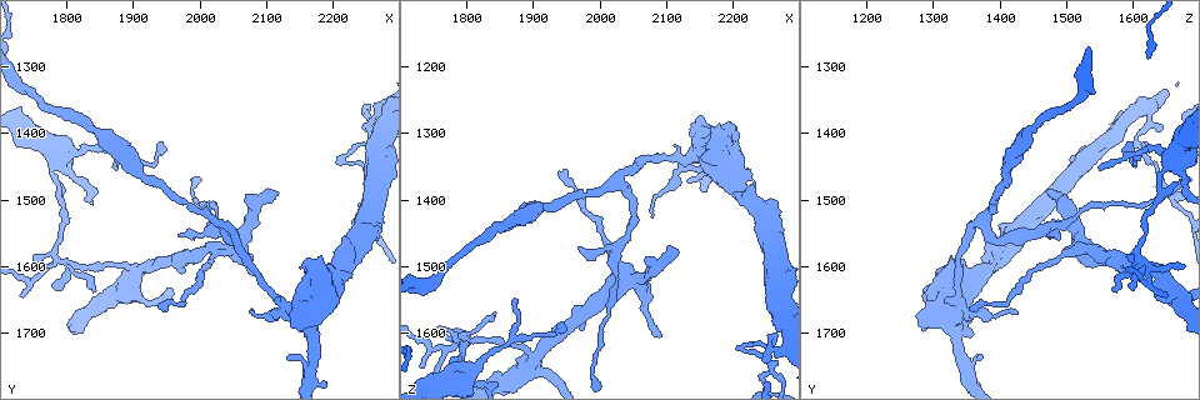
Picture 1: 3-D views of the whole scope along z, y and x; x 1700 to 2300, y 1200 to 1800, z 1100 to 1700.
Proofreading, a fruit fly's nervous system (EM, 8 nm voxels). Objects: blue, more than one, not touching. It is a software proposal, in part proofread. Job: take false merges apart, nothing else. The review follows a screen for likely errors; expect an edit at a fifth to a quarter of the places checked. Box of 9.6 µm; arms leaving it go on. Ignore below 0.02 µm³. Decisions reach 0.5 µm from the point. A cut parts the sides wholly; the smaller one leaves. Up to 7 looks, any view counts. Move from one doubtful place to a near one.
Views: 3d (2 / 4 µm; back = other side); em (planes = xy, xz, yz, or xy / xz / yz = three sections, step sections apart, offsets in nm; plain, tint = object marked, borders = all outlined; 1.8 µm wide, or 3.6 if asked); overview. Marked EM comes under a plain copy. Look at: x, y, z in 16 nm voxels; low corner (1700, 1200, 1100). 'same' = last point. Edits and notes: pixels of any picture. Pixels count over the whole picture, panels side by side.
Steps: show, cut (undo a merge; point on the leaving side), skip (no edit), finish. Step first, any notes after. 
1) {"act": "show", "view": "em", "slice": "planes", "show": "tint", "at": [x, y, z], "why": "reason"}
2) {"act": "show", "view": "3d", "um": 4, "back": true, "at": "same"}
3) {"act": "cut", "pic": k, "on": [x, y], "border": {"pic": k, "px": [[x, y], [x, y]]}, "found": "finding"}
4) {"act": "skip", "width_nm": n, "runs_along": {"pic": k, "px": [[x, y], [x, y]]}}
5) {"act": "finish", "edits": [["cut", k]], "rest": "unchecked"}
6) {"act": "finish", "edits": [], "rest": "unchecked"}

{"act": "show", "view": "em", "slice": "yz", "step": 16, "show": "tint", "at": [1785, 1590, 1610], "why": "abrupt turn"}

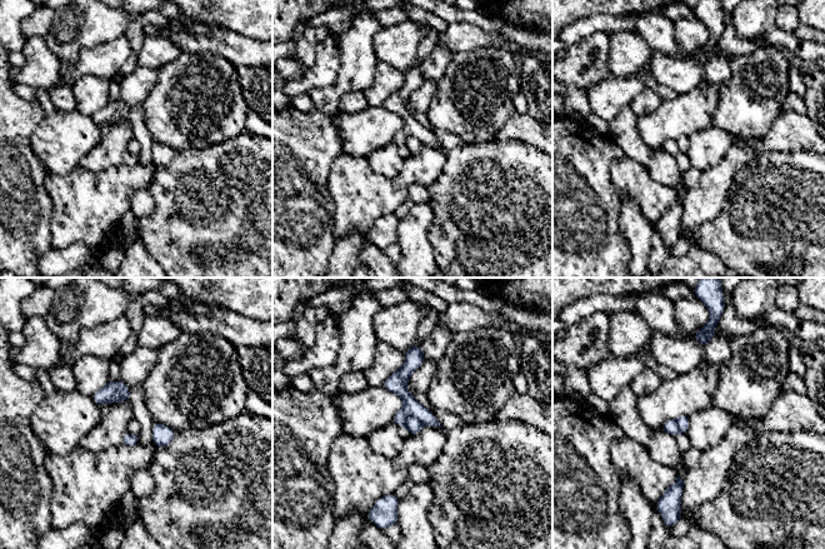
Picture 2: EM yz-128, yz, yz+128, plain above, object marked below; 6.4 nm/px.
{"act": "show", "view": "em", "slice": "planes", "show": "borders", "at": "same", "why": "cut it another way"}

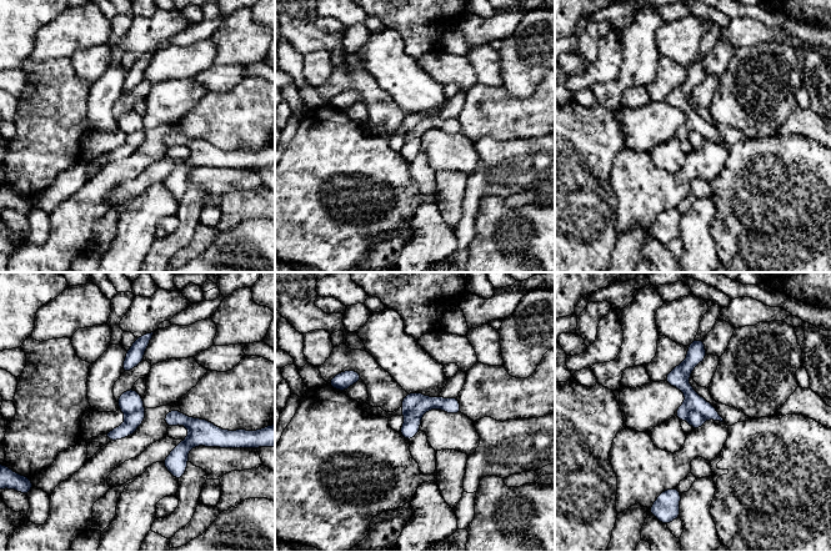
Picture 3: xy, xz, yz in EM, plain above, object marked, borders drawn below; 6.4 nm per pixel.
{"act": "cut", "pic": 3, "on": [411, 426], "found": "two neurons meet here"}

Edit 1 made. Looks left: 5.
{"act": "show", "view": "overview"}

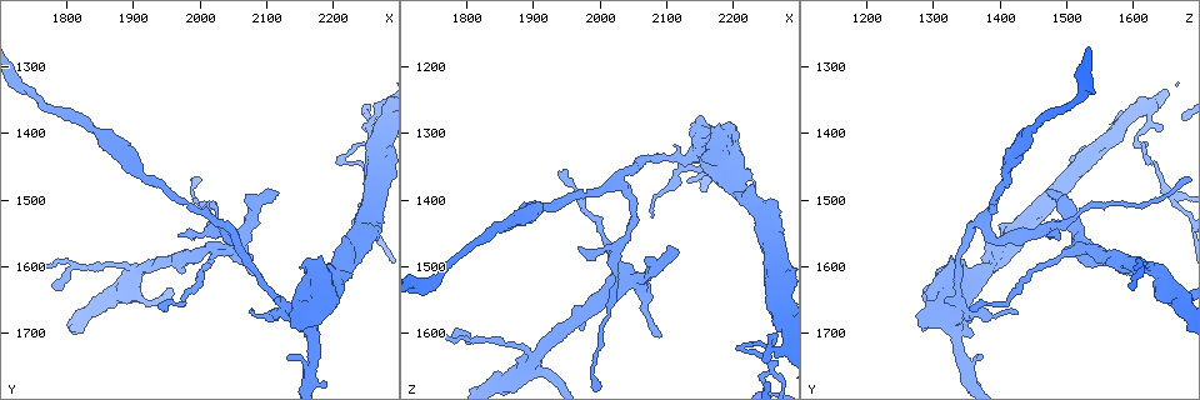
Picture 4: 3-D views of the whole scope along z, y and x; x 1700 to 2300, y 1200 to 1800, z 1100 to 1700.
{"act": "show", "view": "em", "slice": "yz", "step": 8, "show": "tint", "at": [2025, 1540, 1370], "why": "branch point"}

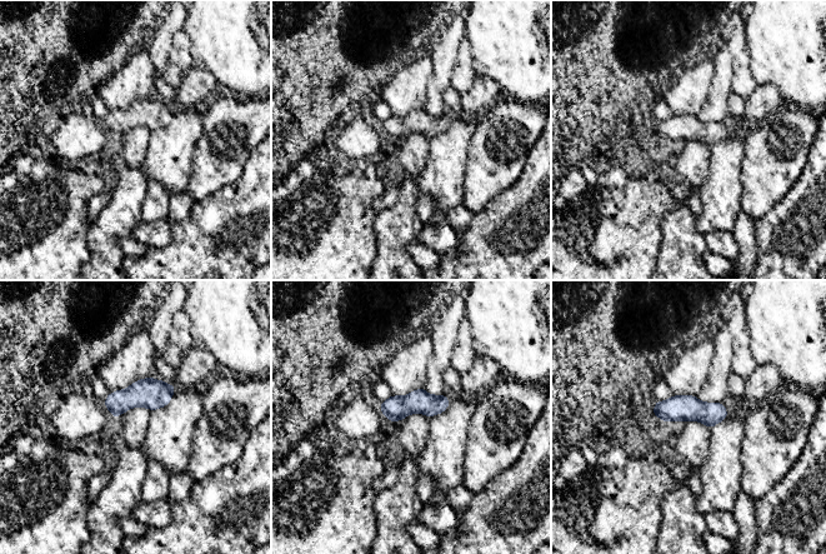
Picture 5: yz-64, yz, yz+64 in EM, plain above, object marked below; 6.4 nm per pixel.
{"act": "show", "view": "em", "slice": "planes", "show": "borders", "at": "same", "why": "cut it another way"}

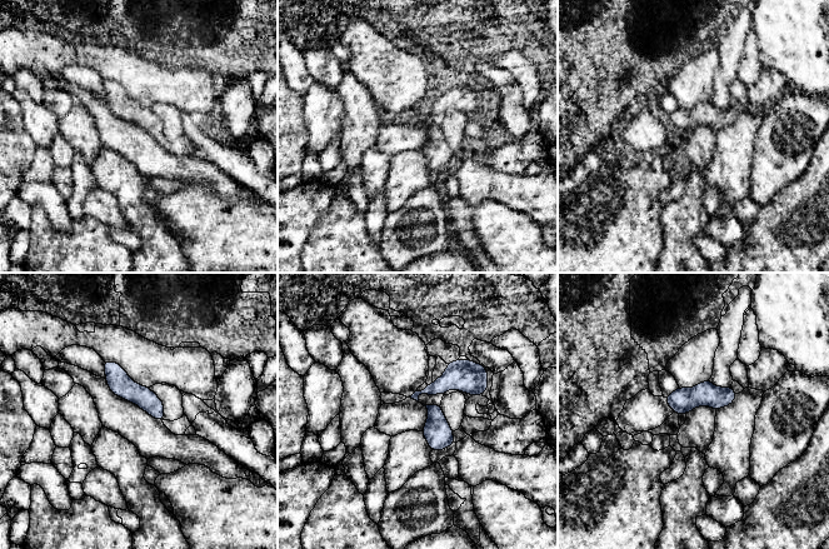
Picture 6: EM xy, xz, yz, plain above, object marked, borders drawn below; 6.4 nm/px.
{"act": "skip", "runs_along": {"pic": 6, "px": [[106, 364], [160, 417]]}, "found": "one neuron here"}

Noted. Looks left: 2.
{"act": "finish", "edits": [["cut", 3]], "rest": "unchecked"}

